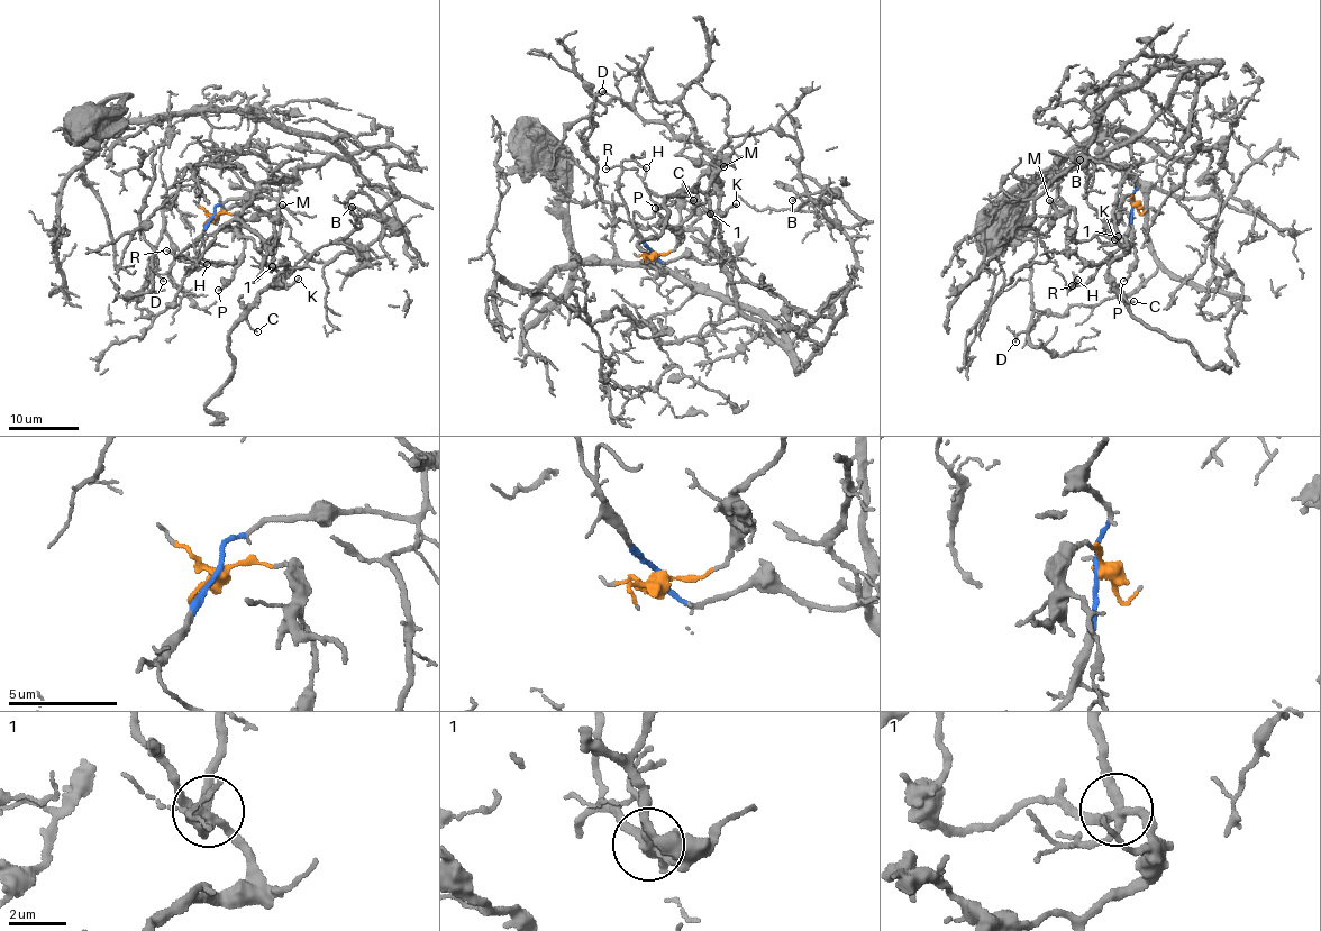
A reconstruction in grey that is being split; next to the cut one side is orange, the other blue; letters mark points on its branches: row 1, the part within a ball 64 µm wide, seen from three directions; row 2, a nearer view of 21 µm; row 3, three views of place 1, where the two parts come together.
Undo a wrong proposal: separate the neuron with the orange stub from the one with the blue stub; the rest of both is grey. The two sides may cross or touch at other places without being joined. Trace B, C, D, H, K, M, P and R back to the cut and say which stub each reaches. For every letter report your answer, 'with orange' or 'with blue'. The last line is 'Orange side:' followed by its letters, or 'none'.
B: with blue
C: with orange
D: with blue
H: with blue
K: with orange
M: with orange
P: with orange
R: with blue
Orange side: C, K, M, P

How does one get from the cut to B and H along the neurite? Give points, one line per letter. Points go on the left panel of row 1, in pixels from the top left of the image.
B: (215, 216), (334, 156), (391, 145), (415, 161), (391, 166), (385, 207), (352, 208)
H: (215, 216), (200, 242), (189, 244), (180, 254), (180, 259), (207, 264)

